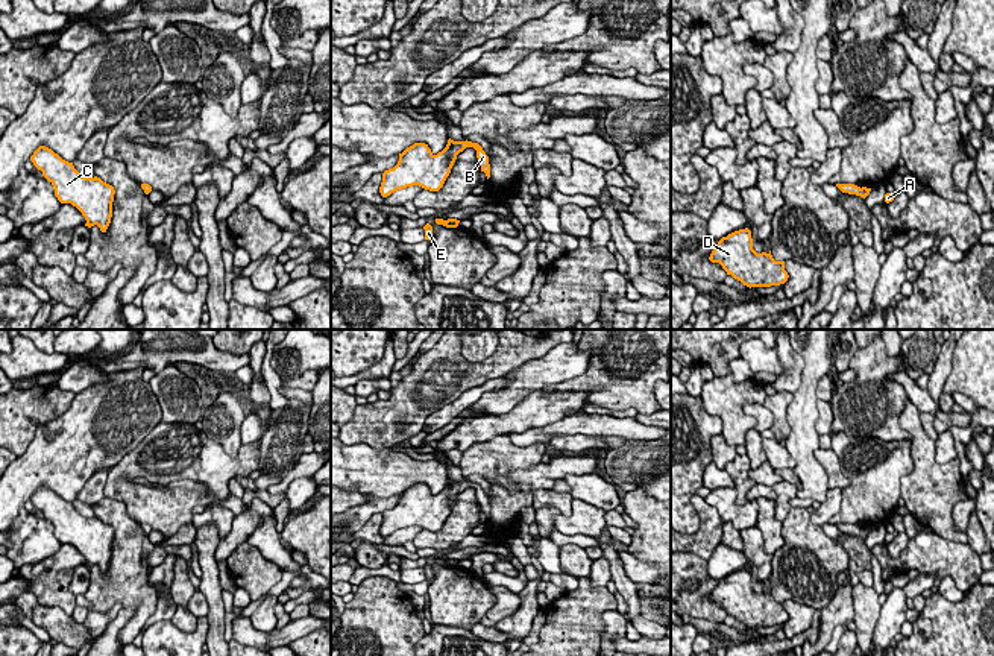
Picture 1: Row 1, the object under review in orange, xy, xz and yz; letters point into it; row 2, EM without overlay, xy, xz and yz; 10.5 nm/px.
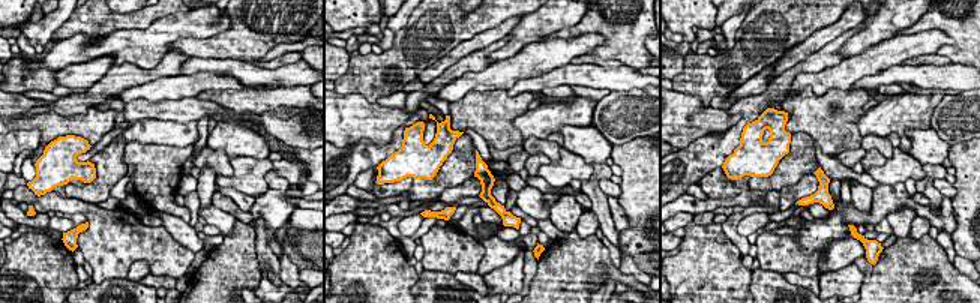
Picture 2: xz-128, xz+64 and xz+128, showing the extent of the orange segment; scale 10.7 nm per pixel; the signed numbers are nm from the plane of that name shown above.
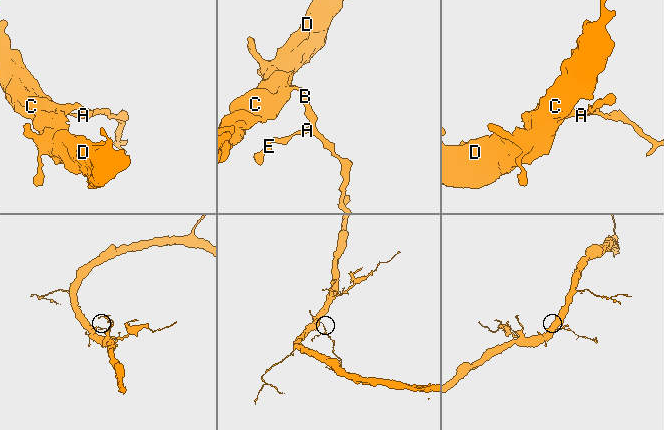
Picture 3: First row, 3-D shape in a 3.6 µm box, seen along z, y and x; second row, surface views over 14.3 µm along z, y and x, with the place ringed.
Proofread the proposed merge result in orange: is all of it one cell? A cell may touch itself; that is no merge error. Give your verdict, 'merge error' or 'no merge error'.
no merge error

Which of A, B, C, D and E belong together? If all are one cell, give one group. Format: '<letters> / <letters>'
A B C D E

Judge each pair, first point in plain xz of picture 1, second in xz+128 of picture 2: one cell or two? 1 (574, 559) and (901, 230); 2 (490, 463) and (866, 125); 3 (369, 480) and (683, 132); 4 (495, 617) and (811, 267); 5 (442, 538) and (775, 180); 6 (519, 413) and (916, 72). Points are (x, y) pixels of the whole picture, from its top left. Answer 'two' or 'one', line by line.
1: one
2: two
3: one
4: two
5: one
6: two

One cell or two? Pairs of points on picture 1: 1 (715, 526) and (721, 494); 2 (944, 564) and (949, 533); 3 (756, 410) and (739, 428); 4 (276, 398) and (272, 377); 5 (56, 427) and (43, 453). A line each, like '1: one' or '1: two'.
1: two
2: two
3: two
4: one
5: one

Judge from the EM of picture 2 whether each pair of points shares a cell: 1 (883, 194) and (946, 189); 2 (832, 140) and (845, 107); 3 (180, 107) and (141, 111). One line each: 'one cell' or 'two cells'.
1: two cells
2: one cell
3: one cell

